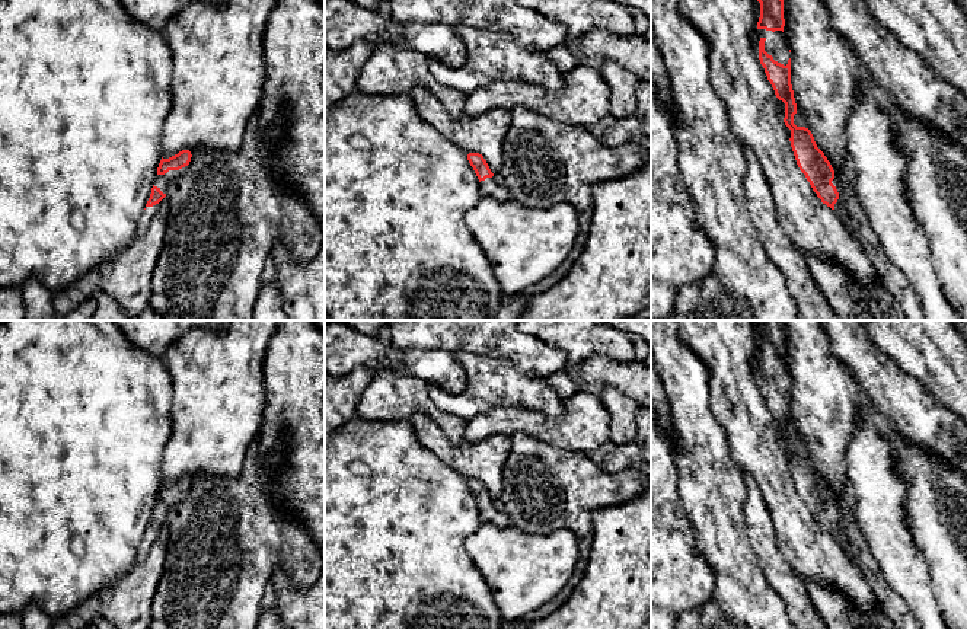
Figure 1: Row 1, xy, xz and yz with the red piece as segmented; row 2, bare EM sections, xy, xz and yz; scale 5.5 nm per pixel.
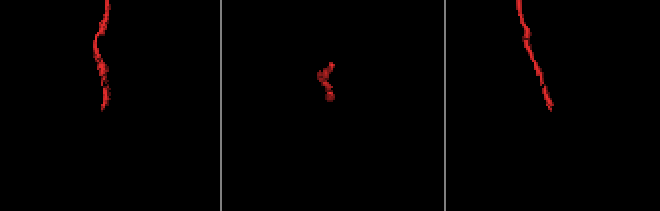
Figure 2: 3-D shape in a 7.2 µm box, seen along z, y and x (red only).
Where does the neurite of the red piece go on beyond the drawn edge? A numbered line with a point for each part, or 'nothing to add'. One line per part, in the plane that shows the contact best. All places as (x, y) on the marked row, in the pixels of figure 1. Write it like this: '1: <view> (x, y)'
1: yz (776, 45)
2: yz (848, 207)

